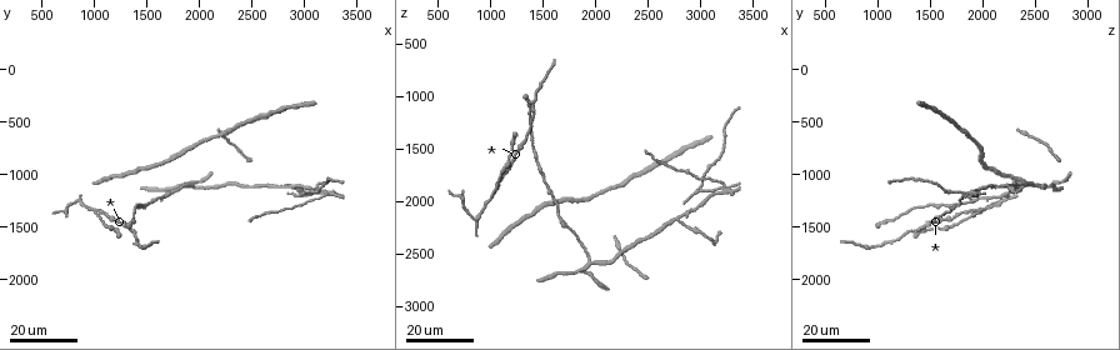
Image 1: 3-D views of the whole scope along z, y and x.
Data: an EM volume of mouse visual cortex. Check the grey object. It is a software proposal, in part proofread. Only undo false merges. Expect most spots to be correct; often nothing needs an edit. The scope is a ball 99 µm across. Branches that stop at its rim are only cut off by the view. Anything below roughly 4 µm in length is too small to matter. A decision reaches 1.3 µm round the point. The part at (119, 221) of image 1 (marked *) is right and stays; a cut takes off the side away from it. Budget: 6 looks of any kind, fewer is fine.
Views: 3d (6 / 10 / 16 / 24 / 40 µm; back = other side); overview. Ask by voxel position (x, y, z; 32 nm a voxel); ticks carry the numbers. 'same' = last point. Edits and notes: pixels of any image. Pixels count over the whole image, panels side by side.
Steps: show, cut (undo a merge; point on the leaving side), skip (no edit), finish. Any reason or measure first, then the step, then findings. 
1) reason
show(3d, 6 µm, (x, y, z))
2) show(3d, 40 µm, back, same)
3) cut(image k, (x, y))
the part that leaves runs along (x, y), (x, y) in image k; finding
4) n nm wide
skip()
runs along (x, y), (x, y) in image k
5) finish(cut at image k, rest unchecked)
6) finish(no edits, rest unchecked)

small branch off a trunk
show(3d, 16 µm, (2800, 1120, 2180))

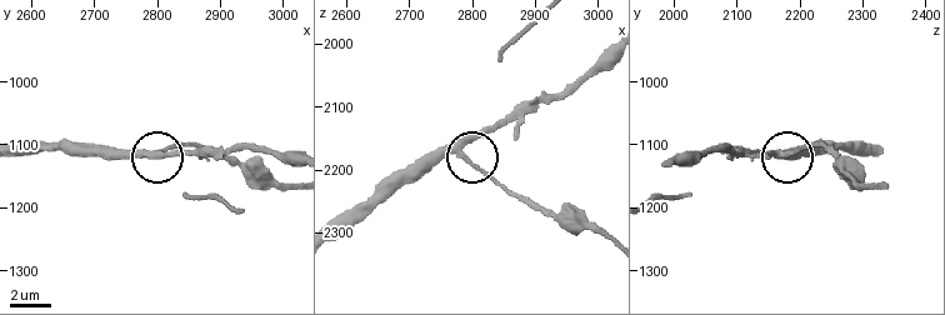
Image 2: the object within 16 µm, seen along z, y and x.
show(3d, 6 µm, (2785, 1115, 2170))

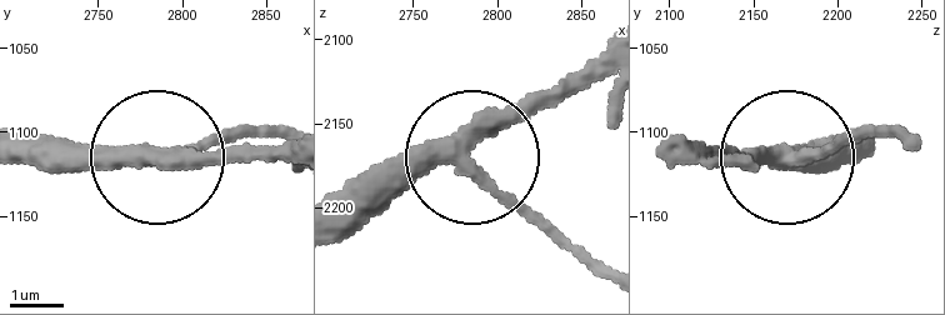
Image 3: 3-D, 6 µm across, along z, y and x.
other side
show(3d, 6 µm, back, (2782, 1116, 2168))

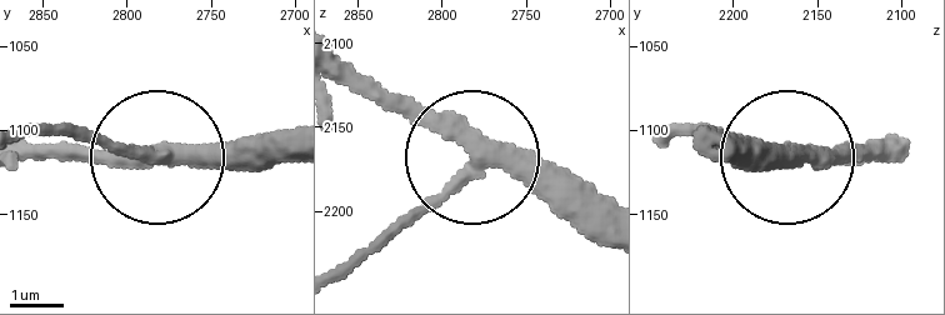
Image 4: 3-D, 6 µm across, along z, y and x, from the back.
310 nm wide
skip()
continuous, no second neuron

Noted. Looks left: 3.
show(3d, 16 µm, (3300, 1160, 1880))

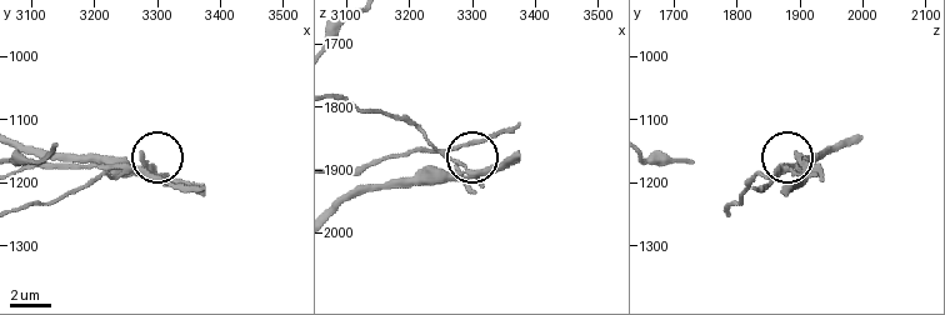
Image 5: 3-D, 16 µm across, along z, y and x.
show(3d, 6 µm, (3275, 1185, 1885))

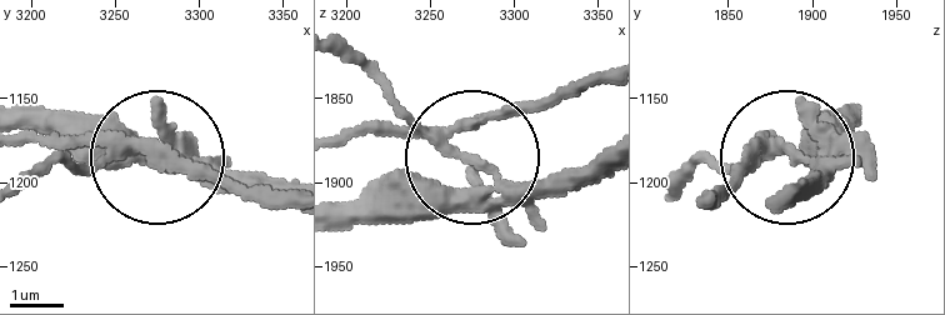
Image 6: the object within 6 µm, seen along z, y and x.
cut(image 6, (129, 145))
two neurons meet here

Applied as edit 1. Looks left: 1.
finish(cut at image 6, rest unchecked)

